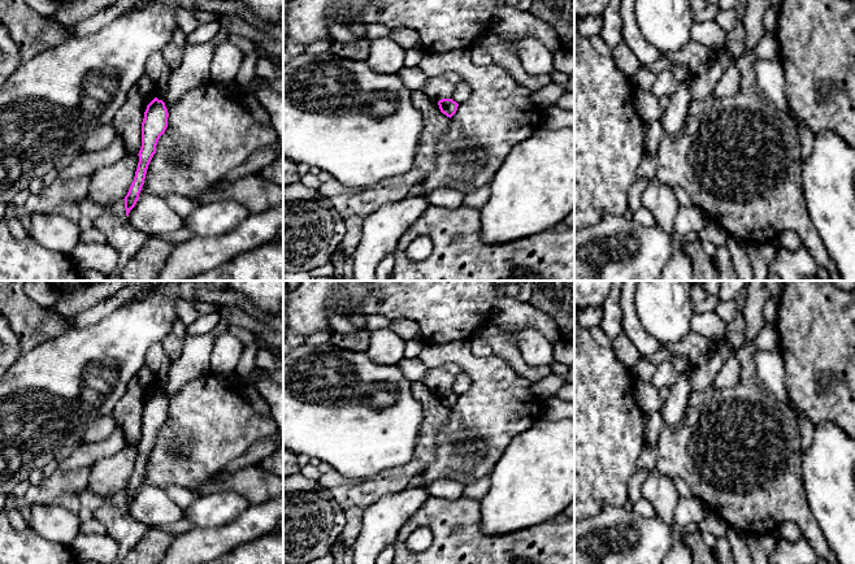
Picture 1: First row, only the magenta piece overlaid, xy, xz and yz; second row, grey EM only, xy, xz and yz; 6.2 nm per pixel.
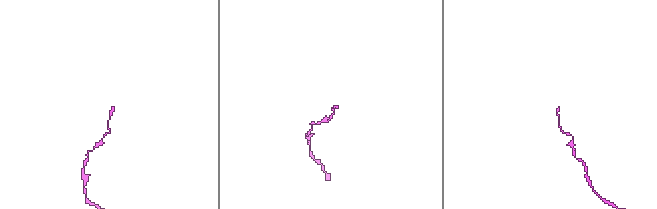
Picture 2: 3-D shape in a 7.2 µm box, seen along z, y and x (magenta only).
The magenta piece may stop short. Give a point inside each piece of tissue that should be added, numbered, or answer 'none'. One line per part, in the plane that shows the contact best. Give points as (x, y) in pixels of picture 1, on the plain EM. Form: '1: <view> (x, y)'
none

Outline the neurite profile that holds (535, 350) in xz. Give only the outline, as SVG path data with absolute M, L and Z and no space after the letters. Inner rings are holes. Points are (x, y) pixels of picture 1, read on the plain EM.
M498 326L499 331L511 339L520 350L522 360L529 366L550 366L554 361L554 344L538 330L511 330Z

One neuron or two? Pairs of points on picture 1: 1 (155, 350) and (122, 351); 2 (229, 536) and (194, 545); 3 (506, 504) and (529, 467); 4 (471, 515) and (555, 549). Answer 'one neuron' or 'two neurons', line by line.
1: two neurons
2: one neuron
3: one neuron
4: one neuron

